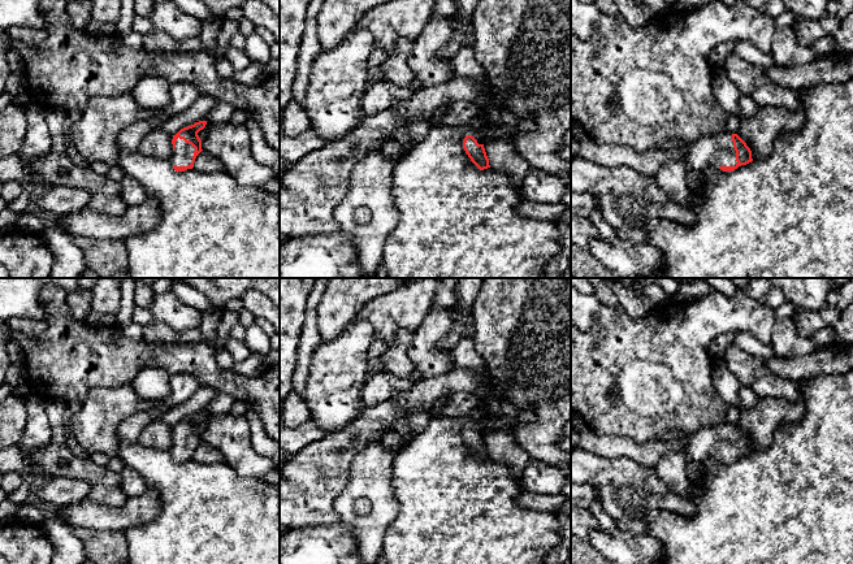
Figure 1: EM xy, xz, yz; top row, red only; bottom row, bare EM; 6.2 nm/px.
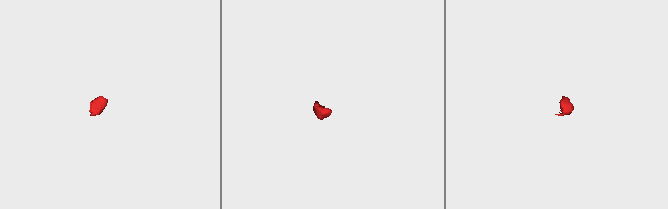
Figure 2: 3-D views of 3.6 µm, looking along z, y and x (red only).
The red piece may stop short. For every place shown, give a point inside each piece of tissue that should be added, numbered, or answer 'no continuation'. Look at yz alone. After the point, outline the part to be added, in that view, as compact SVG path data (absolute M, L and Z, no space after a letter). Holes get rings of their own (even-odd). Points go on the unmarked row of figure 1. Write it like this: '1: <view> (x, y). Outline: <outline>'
1: yz (715, 442). Outline: M724 422L698 430L688 437L684 455L689 481L700 483L702 480L702 465L707 459L736 457L732 425Z

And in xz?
1: xz (460, 404). Outline: M460 391L460 392L450 394L446 398L446 402L441 408L441 415L466 421L462 431L462 438L464 429L467 426L472 426L477 431L477 434L481 435L479 430L479 425L467 418L476 408L481 405L482 405L482 400L477 395Z

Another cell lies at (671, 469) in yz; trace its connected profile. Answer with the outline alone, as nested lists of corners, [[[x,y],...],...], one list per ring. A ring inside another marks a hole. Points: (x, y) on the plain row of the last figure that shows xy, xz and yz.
[[[667,452],[654,467],[654,472],[671,491],[688,496],[692,493],[684,452]]]

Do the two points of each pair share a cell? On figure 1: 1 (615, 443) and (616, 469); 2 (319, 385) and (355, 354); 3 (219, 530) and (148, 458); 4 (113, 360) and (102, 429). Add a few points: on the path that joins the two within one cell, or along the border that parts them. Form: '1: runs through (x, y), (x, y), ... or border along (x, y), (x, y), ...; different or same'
1: border along (587, 450), (606, 458), (628, 456), (646, 465); different
2: runs through (328, 380), (346, 361); same
3: runs through (203, 512), (167, 476); same
4: border along (130, 382), (95, 386), (81, 402); different

